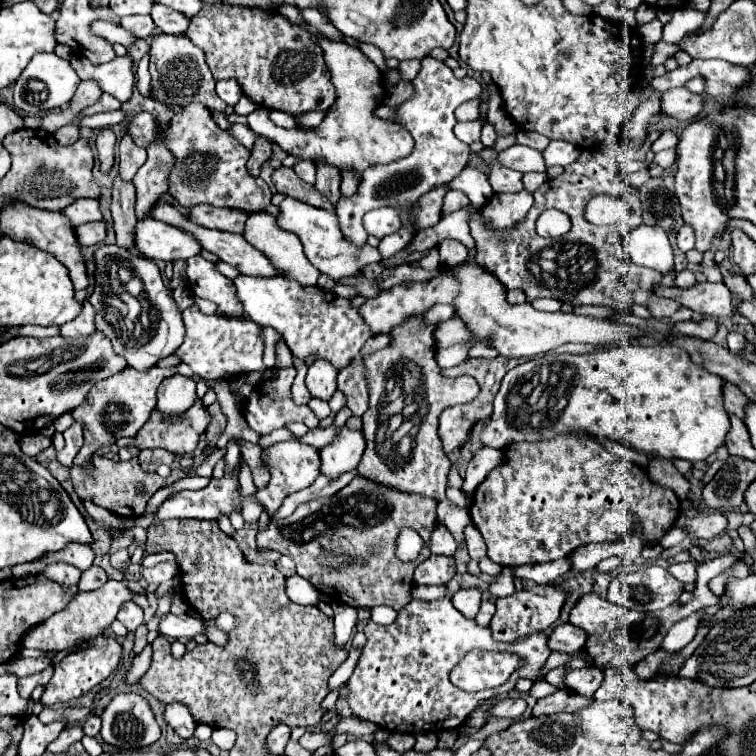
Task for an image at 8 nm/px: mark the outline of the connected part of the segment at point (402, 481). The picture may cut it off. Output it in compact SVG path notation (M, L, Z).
M412 315L412 317L414 319L406 319L400 327L394 327L390 331L392 343L388 347L364 357L364 365L368 369L368 383L370 383L370 407L362 415L366 451L358 465L358 473L376 483L394 487L398 491L420 493L436 501L442 501L446 497L444 495L446 477L452 463L446 457L438 435L440 411L458 403L470 403L478 395L478 383L474 377L468 375L454 379L444 377L442 369L436 363L434 325L426 325L424 315Z

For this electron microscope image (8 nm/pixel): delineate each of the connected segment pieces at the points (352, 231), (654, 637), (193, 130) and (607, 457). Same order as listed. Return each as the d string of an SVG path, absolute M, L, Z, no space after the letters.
M430 57L422 59L422 69L412 79L412 85L414 85L414 95L396 109L396 115L392 119L412 135L416 143L412 153L388 165L376 165L366 169L360 179L358 191L352 197L338 199L336 215L340 215L338 221L342 225L342 233L358 247L362 247L368 237L362 225L362 217L368 211L378 207L398 207L398 203L416 203L424 193L450 183L466 167L470 157L470 147L460 139L456 139L452 131L456 125L454 111L464 101L480 99L480 93L484 91L482 85L470 77L456 79L450 67Z
M726 553L724 557L706 561L698 567L698 579L696 579L696 589L692 593L684 591L670 607L660 609L660 611L652 611L652 613L640 613L640 611L628 611L620 605L608 603L608 599L598 597L596 593L588 593L582 595L582 599L578 601L578 605L572 609L570 613L570 623L584 629L588 633L588 641L586 641L586 651L594 657L594 665L600 669L606 667L624 667L630 663L638 663L642 661L646 655L654 653L662 639L666 637L668 629L676 623L682 621L684 617L688 617L692 611L704 609L708 605L716 605L716 595L708 589L708 581L714 579L718 573L722 573L726 567L734 565L738 559L730 553Z
M190 103L182 113L170 119L170 127L164 129L164 143L176 161L168 175L168 193L182 207L188 209L198 203L208 203L212 207L232 207L254 213L270 205L270 187L246 171L250 149L222 131L202 103Z
M584 431L556 435L556 439L540 443L512 443L504 451L504 461L478 485L470 507L470 517L486 541L488 557L502 567L556 561L568 557L582 545L616 541L632 533L636 525L642 527L644 541L656 543L674 525L680 513L680 499L672 489L652 483L644 469L608 453L594 435Z

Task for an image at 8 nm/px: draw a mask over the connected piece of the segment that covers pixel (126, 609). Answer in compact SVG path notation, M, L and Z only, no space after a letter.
M124 603L124 607L120 607L120 613L116 615L116 619L128 631L136 631L136 627L142 623L142 609L136 603Z

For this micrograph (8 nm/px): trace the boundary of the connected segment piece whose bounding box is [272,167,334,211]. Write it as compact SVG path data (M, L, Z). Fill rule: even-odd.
M280 167L272 173L272 183L276 187L278 193L282 195L290 195L294 199L300 199L312 207L320 207L326 211L334 211L332 203L328 203L328 197L322 195L320 191L316 191L316 187L304 183L302 179L298 179L298 175L294 175L292 169L288 167Z

